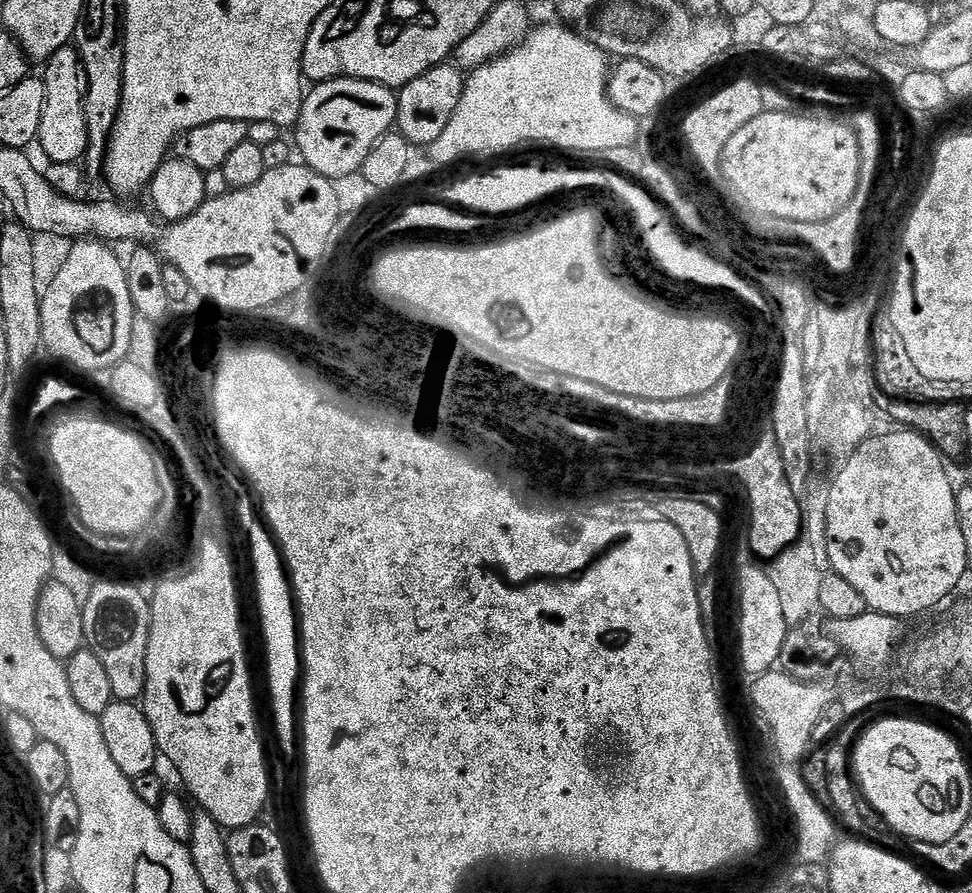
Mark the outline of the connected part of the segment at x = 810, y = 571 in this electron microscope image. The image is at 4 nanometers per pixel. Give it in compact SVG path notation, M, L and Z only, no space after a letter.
M820 494L806 504L806 511L803 513L802 538L796 541L775 560L767 565L766 571L770 582L778 589L778 598L785 602L784 613L789 621L800 622L803 616L808 616L818 605L818 582L822 575L818 554L822 552L822 541L826 530L826 502L827 495Z

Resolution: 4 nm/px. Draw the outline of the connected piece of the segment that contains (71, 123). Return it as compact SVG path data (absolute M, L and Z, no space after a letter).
M75 46L58 50L43 65L42 79L46 86L46 102L42 110L42 126L38 140L46 150L51 163L72 163L83 161L84 151L88 148L86 130L86 110L84 95L87 82L84 80L84 63L80 51Z

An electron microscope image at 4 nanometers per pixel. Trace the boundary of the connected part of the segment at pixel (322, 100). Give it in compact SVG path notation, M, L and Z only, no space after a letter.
M321 80L304 97L304 105L294 129L294 148L299 159L327 180L341 182L363 169L370 150L382 137L393 131L396 122L397 93L391 88L365 80Z

